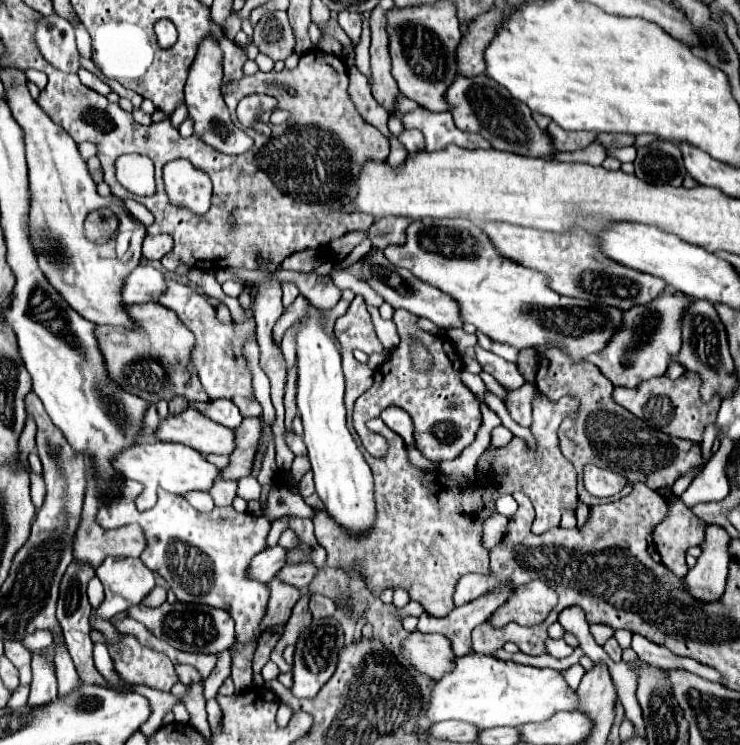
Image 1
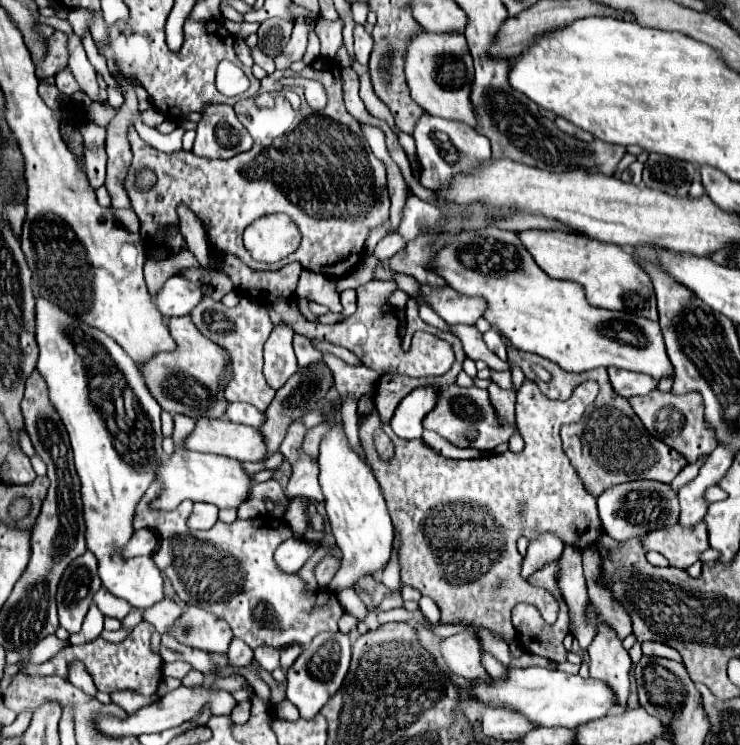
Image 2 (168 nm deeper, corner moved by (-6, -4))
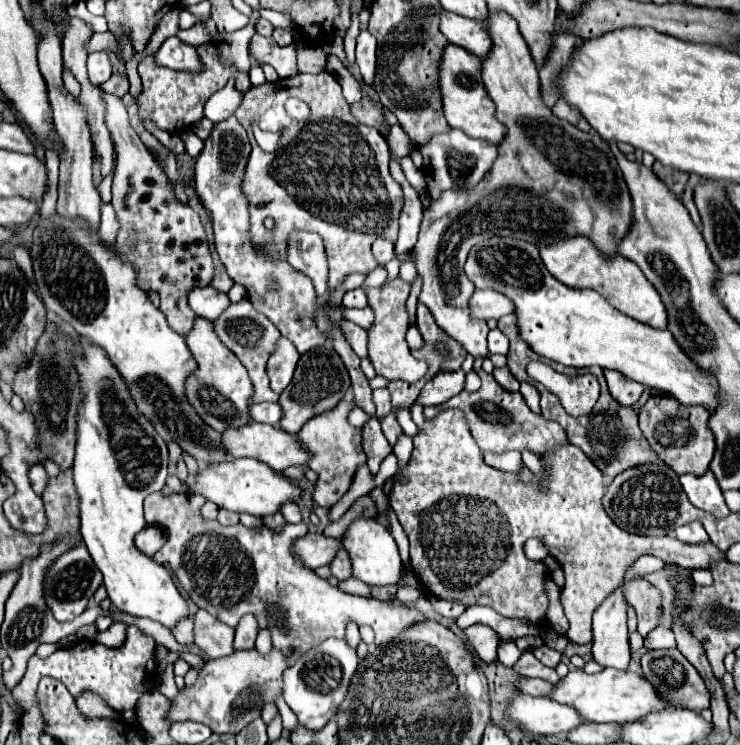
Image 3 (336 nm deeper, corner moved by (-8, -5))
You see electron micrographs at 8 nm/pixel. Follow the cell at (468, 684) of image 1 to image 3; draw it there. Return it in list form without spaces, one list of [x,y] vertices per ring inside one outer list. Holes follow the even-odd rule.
[[[604,668],[598,674],[586,674],[584,670],[572,670],[564,678],[560,678],[558,684],[552,686],[552,690],[548,692],[548,698],[558,704],[568,704],[586,722],[624,724],[624,722],[640,720],[652,710],[664,708],[664,702],[660,700],[660,696],[656,696],[656,690],[648,682],[644,682],[638,674],[620,672],[614,668]]]

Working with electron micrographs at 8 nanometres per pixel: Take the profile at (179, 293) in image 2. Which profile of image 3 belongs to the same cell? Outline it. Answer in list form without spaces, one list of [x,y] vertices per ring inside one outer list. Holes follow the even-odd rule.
[[[212,286],[194,288],[188,292],[188,306],[194,310],[196,316],[206,320],[216,320],[228,304],[230,304],[228,296]]]

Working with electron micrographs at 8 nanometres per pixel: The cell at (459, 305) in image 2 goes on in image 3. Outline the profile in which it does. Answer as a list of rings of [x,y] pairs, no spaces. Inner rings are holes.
[[[476,290],[470,298],[470,316],[478,320],[500,318],[512,314],[512,302],[496,290]]]

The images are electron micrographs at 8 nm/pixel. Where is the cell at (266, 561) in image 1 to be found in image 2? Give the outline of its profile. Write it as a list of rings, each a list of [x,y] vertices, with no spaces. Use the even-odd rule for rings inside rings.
[[[290,537],[278,547],[274,559],[278,561],[278,567],[284,573],[298,573],[314,551],[316,551],[316,543],[312,541],[308,543],[306,539],[300,537]]]

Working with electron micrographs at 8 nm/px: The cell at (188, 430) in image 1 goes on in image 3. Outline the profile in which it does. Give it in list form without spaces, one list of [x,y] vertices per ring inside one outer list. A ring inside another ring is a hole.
[[[248,422],[246,426],[240,428],[226,428],[226,432],[222,432],[220,446],[232,458],[254,458],[258,462],[268,464],[276,472],[282,472],[288,466],[302,466],[308,460],[308,452],[306,454],[302,452],[296,436],[290,436],[280,428],[268,424],[256,424],[256,422]]]

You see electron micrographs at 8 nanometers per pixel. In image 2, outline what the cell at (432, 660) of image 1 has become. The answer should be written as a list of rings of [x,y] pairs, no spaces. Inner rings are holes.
[[[470,631],[446,637],[440,643],[442,655],[446,657],[448,669],[466,679],[490,679],[482,667],[482,647],[480,641]]]

